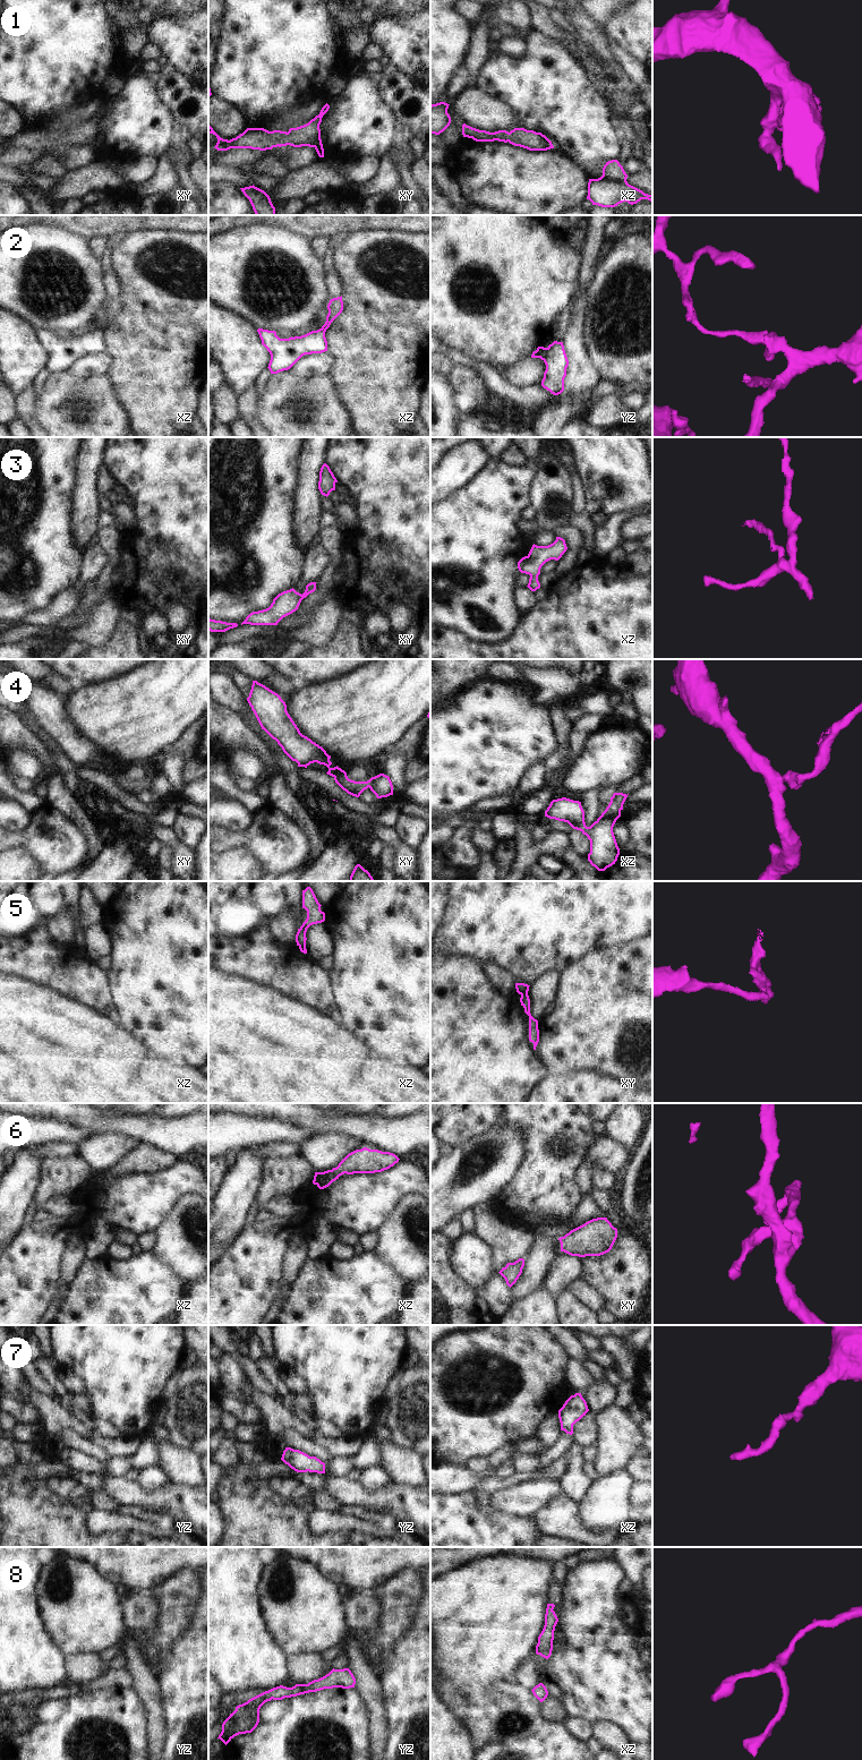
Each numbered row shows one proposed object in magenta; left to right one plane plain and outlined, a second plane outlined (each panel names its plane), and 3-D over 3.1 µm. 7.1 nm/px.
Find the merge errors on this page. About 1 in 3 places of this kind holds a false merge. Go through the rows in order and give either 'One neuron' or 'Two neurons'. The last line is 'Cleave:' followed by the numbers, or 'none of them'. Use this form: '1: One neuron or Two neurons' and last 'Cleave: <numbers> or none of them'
1: One neuron
2: Two neurons
3: One neuron
4: One neuron
5: Two neurons
6: One neuron
7: One neuron
8: One neuron
Cleave: 2, 5

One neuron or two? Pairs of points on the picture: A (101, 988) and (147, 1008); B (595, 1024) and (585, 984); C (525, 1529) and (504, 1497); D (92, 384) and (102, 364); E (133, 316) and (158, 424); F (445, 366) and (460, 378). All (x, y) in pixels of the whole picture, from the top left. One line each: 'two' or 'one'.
A: two
B: one
C: two
D: two
E: one
F: two

